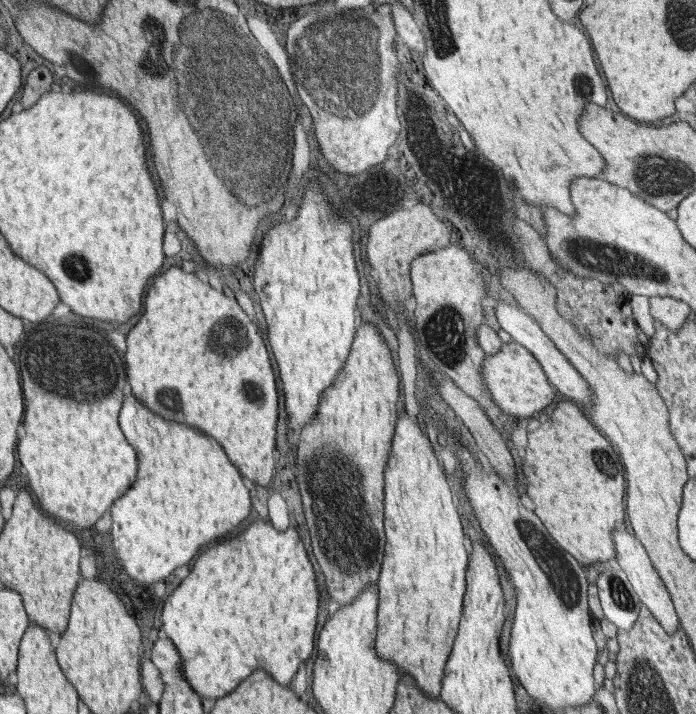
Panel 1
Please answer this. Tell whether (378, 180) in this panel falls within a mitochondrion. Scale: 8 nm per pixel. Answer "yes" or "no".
no

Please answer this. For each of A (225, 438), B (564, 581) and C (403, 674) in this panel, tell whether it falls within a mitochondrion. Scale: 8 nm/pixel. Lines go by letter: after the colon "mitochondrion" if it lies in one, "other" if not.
A: other
B: mitochondrion
C: other

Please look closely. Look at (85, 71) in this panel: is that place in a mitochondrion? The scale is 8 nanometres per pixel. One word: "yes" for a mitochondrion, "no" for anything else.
yes

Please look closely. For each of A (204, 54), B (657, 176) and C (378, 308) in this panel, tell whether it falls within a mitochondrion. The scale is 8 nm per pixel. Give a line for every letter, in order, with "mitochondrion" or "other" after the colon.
A: mitochondrion
B: mitochondrion
C: other

